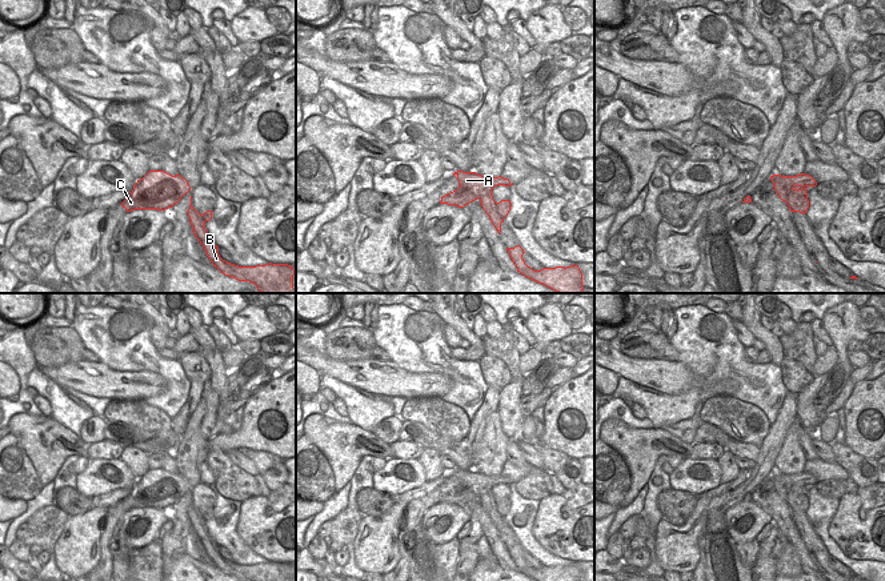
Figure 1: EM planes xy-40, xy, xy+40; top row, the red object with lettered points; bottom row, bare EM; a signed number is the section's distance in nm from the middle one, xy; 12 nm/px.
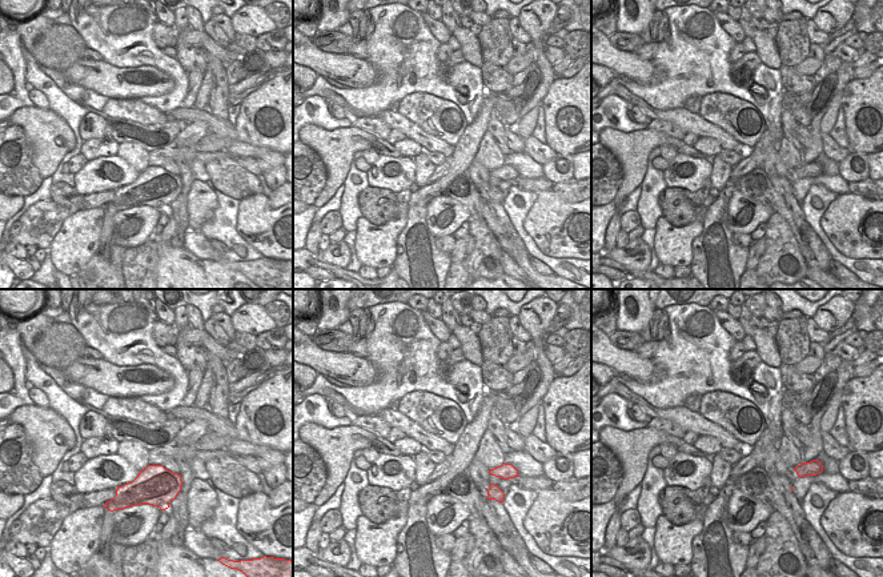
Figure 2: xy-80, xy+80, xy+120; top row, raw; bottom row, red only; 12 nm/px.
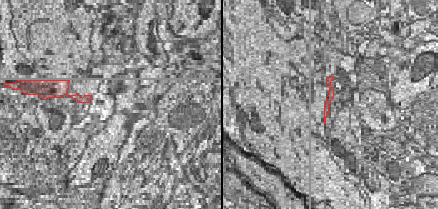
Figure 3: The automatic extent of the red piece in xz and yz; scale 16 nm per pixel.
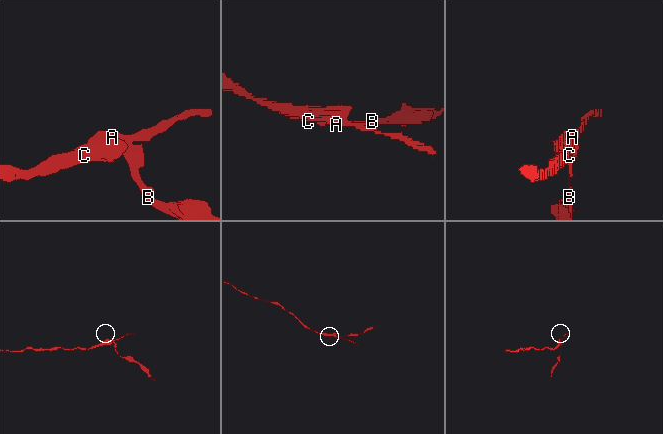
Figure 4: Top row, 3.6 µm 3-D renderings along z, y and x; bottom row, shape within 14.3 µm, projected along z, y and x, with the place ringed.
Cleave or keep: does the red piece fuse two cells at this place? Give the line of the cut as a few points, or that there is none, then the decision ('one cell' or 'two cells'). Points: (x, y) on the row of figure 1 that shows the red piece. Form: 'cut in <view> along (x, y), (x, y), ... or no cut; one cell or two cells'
cut in xy+40 along (777, 181), (787, 189), (791, 209); two cells

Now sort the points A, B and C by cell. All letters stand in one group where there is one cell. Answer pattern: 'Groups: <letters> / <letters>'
Groups: A C / B

